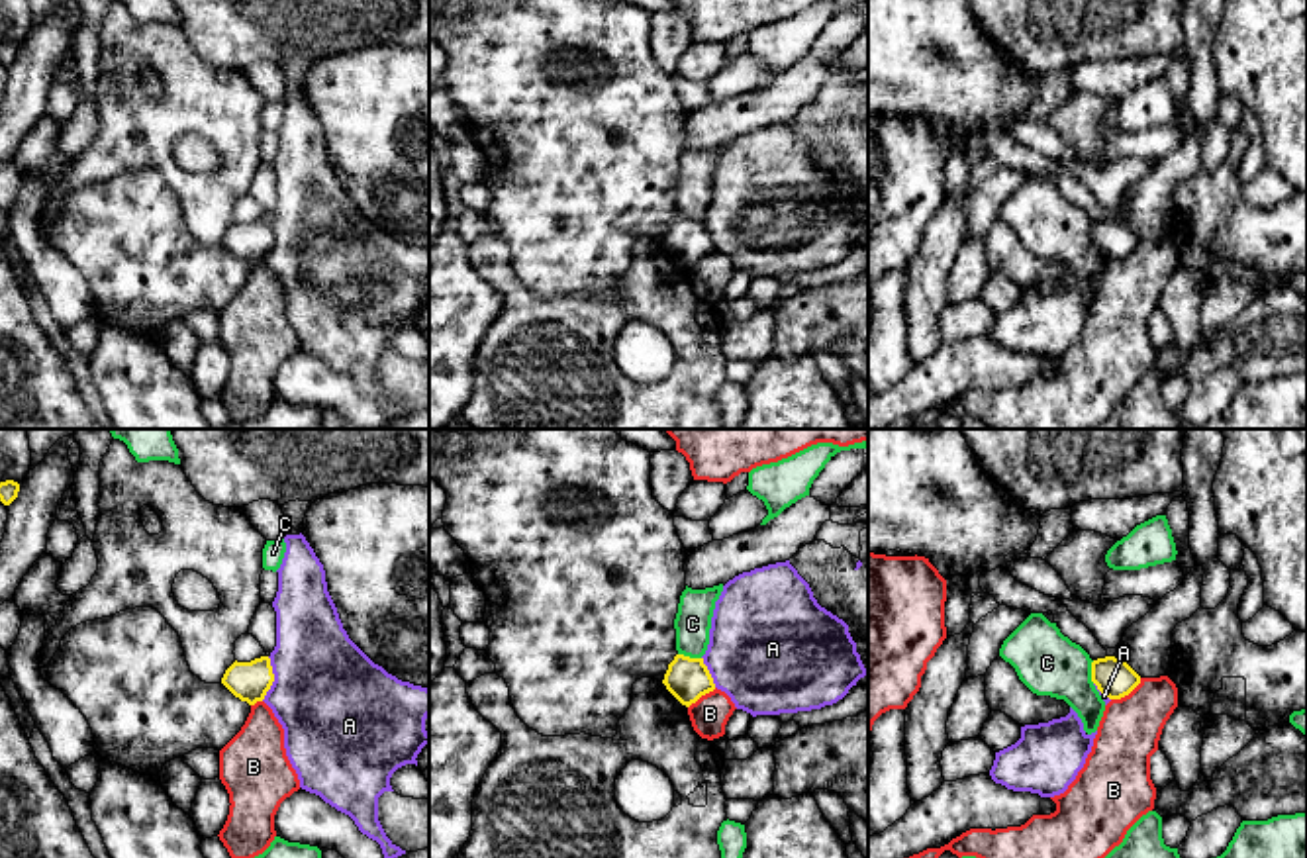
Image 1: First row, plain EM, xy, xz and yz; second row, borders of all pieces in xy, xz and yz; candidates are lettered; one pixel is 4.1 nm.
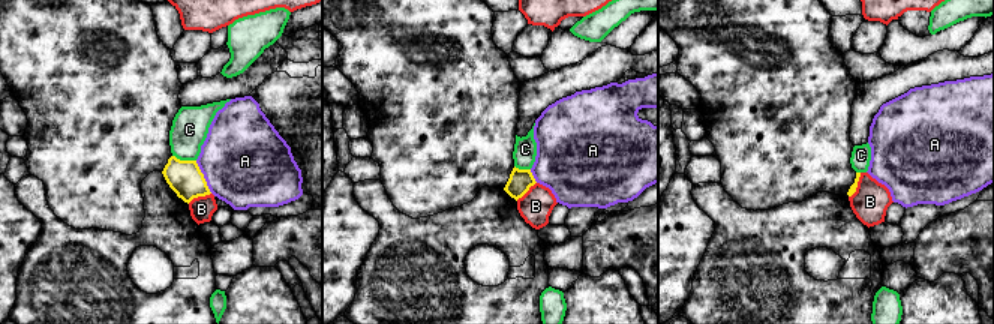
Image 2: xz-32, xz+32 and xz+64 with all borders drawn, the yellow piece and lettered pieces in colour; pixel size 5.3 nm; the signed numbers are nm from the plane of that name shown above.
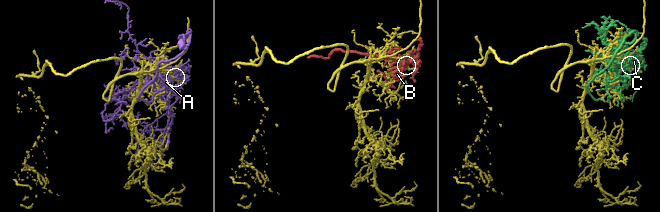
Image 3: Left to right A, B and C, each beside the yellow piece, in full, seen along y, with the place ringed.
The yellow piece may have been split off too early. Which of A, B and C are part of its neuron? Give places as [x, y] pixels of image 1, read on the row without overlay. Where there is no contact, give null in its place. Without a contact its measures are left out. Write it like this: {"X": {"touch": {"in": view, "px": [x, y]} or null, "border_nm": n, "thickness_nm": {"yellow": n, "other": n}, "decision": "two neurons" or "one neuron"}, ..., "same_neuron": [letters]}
{"A": {"touch": {"in": "xy", "px": [273, 239]}, "border_nm": 190, "thickness_nm": {"yellow": 160, "other": 460}, "decision": "two neurons"}, "B": {"touch": {"in": "yz", "px": [1127, 255]}, "border_nm": 160, "thickness_nm": {"yellow": 160, "other": 260}, "decision": "two neurons"}, "C": {"touch": {"in": "xz", "px": [690, 220]}, "border_nm": 100, "thickness_nm": {"yellow": 180, "other": 150}, "decision": "two neurons"}, "same_neuron": []}

